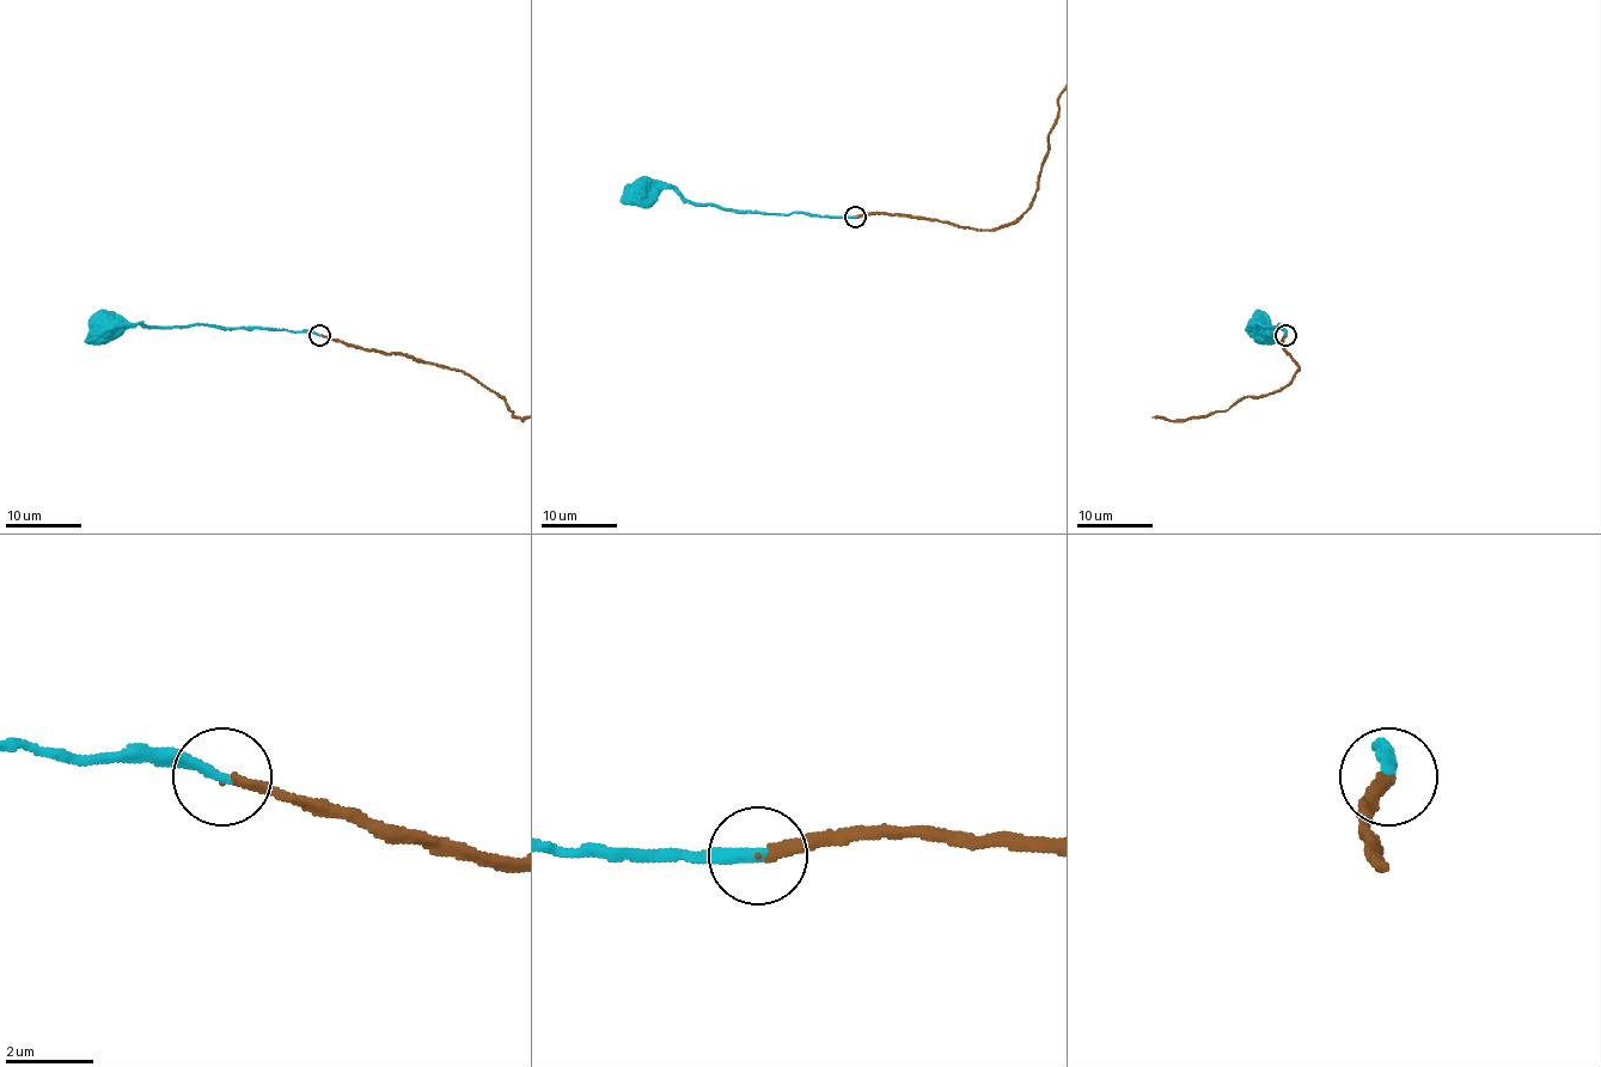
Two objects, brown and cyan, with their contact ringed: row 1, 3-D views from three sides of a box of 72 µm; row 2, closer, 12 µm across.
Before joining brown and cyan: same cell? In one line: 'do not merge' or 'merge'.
merge

